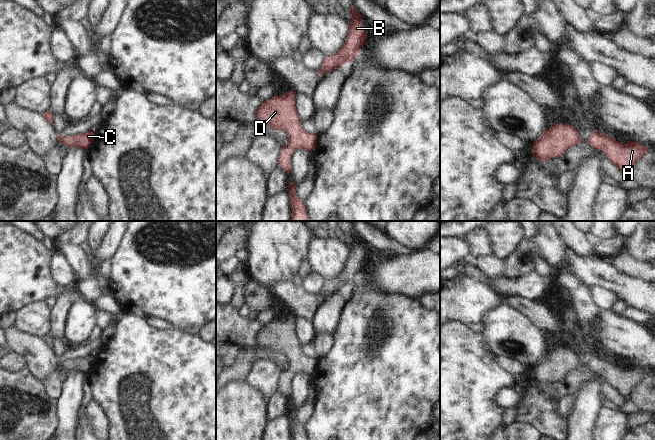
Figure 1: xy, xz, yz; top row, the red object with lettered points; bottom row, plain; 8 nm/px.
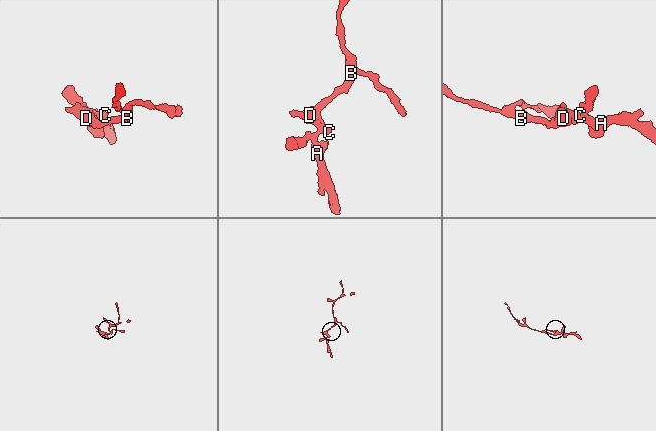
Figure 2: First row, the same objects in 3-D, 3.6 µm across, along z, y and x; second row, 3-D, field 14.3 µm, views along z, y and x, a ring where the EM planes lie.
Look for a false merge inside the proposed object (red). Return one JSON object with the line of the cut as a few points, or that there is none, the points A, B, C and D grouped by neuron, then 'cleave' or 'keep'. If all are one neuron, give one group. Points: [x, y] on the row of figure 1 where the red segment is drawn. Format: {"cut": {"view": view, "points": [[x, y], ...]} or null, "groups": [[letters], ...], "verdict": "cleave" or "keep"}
{"cut": null, "groups": [["A", "B", "C", "D"]], "verdict": "keep"}

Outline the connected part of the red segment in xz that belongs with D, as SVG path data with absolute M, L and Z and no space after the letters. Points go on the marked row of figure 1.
M294 90L285 92L283 96L272 97L264 101L256 111L258 121L267 124L271 129L284 130L288 136L288 145L283 146L279 153L278 167L288 175L291 171L293 151L316 148L317 135L306 132L299 121L295 107Z

